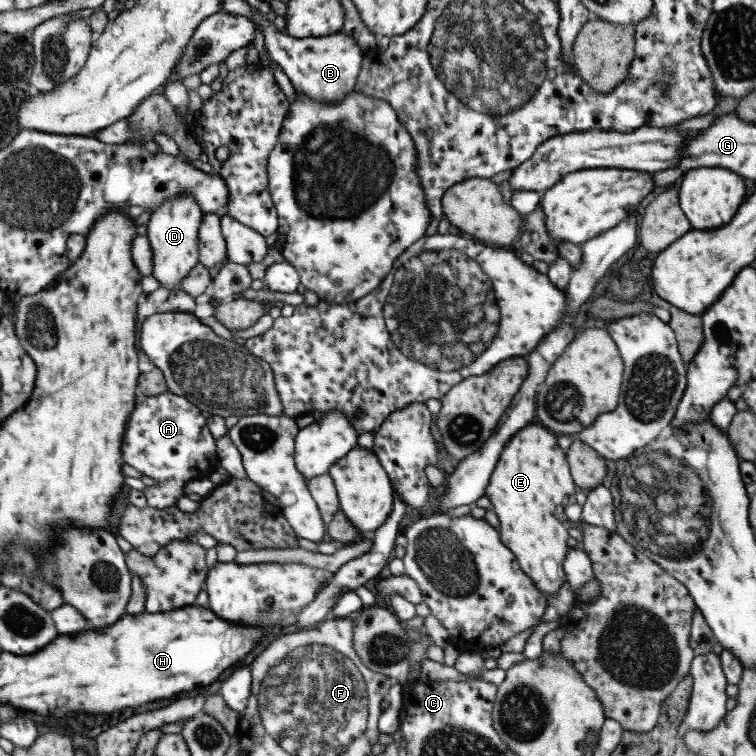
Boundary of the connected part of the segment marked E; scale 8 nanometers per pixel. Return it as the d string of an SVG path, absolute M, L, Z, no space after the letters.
M527 423L527 426L519 428L499 453L499 460L484 490L484 496L493 505L493 512L499 520L499 528L496 529L499 540L513 553L519 570L536 584L536 589L545 598L555 593L561 583L566 581L562 564L568 549L565 545L567 529L551 514L551 508L555 508L553 492L575 492L565 453L557 445L557 439L555 434L536 423Z

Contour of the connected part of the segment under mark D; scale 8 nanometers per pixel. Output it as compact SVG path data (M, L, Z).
M181 193L178 197L173 197L158 204L151 211L150 217L146 222L147 236L150 249L152 250L152 276L159 281L159 287L174 289L178 282L198 263L198 237L197 230L202 221L202 212L191 198L191 195Z

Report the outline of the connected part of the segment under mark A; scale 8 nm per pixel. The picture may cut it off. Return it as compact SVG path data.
M167 390L155 396L145 396L137 393L134 396L133 410L128 414L124 424L123 440L121 440L121 461L127 466L133 467L141 475L155 480L155 486L150 486L145 494L147 507L156 510L167 509L175 506L175 501L183 493L186 482L207 479L218 465L215 439L212 438L206 425L206 418L200 410L193 406L186 398L177 396Z

